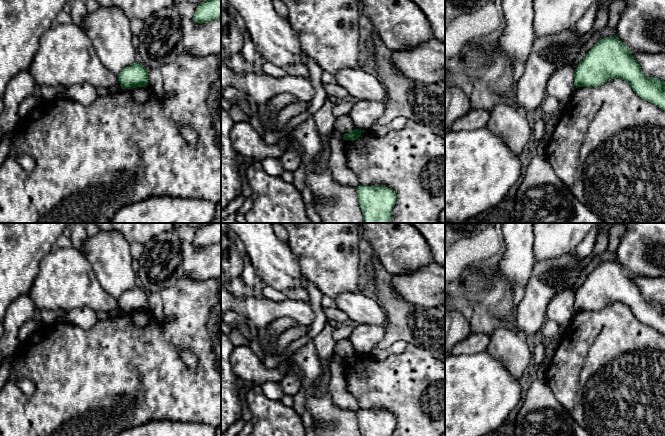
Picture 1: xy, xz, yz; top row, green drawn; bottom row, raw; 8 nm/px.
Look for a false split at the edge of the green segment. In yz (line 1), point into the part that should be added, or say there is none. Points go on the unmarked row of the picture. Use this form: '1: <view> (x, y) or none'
1: none

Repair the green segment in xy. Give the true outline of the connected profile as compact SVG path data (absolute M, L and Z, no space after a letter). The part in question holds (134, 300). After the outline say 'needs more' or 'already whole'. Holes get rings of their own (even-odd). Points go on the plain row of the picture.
M137 285L134 289L124 292L117 301L122 313L147 311L148 296L149 295Z; already whole

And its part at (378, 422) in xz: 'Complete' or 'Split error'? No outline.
Complete

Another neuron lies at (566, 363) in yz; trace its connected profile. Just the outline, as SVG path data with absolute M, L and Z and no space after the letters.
M620 302L610 303L599 311L576 312L569 326L563 328L557 349L547 364L545 381L572 418L592 436L665 436L665 335L641 323Z

